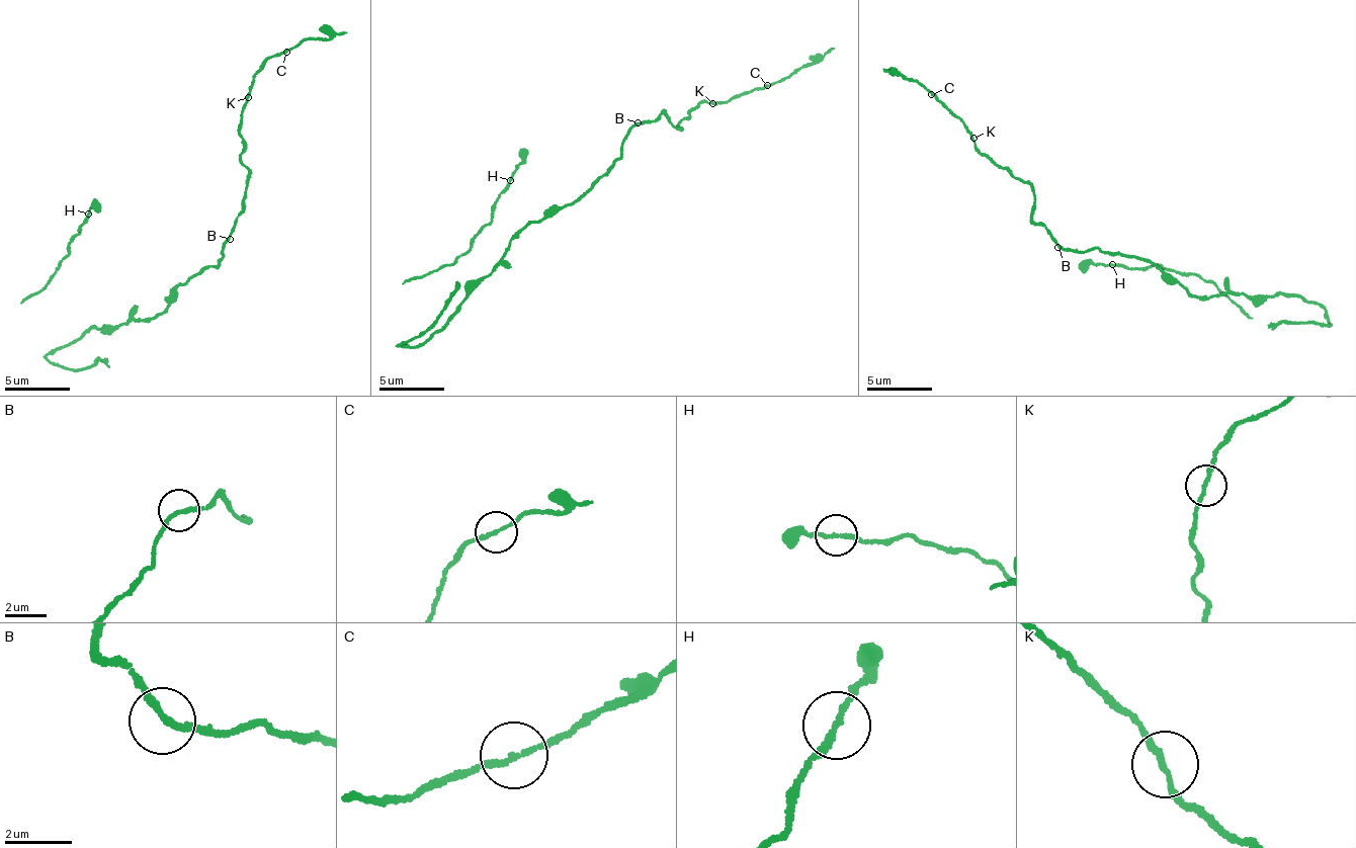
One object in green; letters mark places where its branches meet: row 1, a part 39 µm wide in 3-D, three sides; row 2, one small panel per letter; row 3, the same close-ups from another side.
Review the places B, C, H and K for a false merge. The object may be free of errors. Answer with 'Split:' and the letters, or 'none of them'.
Split: none of them

